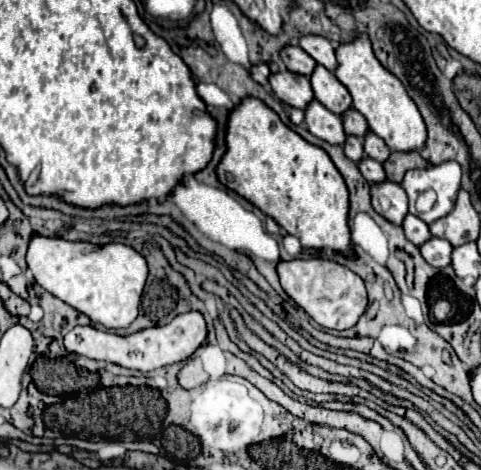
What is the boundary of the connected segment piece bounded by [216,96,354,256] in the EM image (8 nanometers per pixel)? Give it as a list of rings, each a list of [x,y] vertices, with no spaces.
[[[246,96],[228,112],[226,152],[216,166],[218,180],[272,216],[282,230],[300,238],[304,248],[334,248],[354,256],[348,228],[348,188],[330,156],[294,130],[262,100]]]

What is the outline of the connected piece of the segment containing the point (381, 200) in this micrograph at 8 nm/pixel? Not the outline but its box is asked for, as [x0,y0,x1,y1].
[370,180,408,224]

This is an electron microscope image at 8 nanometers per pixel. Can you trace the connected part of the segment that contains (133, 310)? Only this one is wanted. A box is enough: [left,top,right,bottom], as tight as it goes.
[26,234,148,328]

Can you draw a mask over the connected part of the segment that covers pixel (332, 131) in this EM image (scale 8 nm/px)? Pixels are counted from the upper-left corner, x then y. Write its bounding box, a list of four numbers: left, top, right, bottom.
[304,100,346,144]

